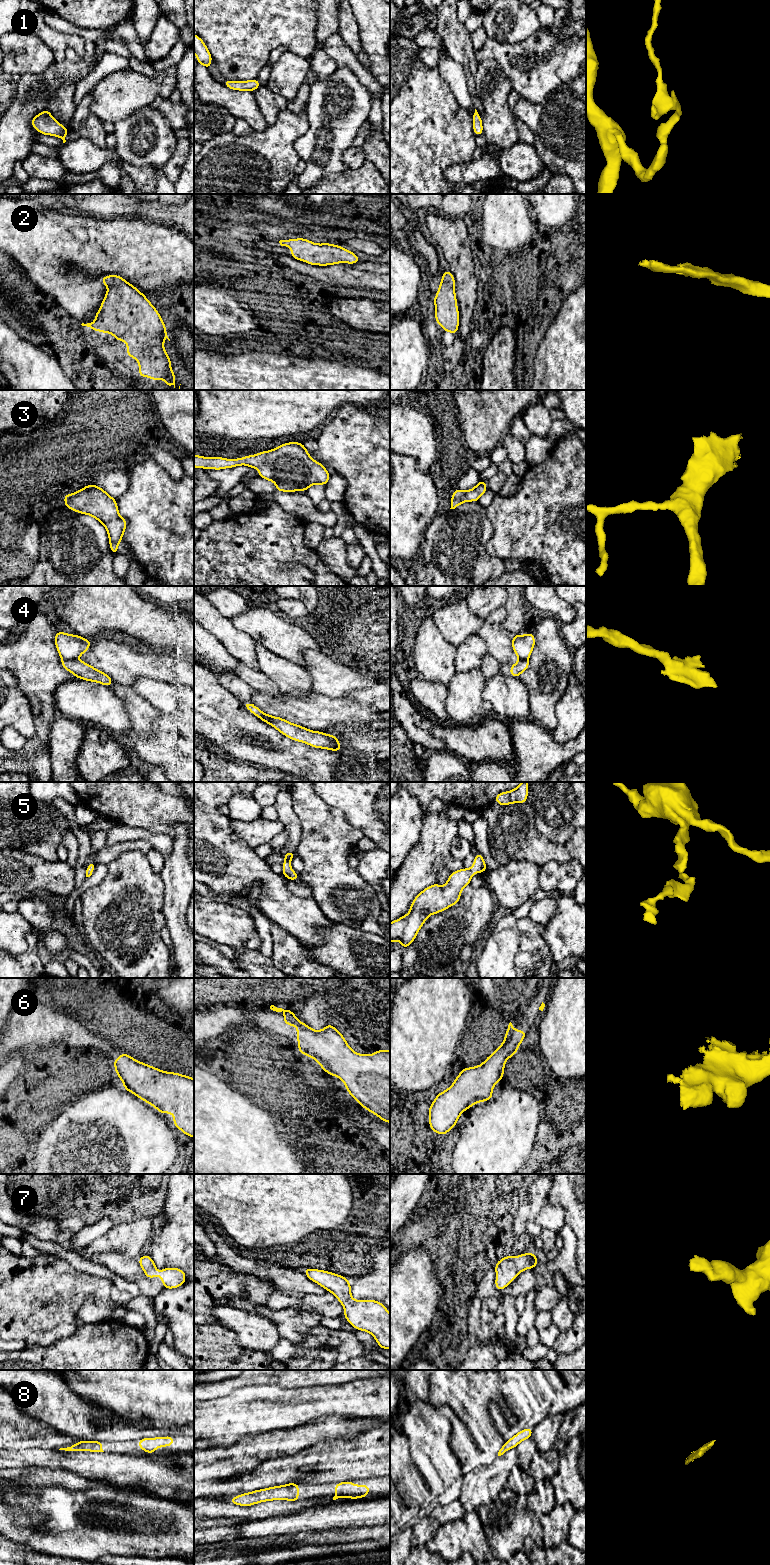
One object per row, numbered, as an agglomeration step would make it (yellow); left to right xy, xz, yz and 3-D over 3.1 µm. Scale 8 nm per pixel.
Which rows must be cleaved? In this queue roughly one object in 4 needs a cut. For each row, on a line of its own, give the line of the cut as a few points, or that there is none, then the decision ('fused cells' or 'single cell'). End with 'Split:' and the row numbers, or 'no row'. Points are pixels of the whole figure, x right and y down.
1: cut none; single cell
2: cut none; single cell
3: cut none; single cell
4: cut xy (62, 658), (75, 659); fused cells
5: cut none; single cell
6: cut none; single cell
7: cut none; single cell
8: cut none; single cell
Split: 4

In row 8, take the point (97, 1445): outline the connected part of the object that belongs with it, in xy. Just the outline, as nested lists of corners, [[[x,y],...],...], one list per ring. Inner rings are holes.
[[[81,1439],[80,1443],[74,1443],[70,1447],[67,1448],[60,1448],[59,1450],[65,1451],[91,1451],[91,1452],[104,1452],[102,1449],[102,1441],[84,1441]]]

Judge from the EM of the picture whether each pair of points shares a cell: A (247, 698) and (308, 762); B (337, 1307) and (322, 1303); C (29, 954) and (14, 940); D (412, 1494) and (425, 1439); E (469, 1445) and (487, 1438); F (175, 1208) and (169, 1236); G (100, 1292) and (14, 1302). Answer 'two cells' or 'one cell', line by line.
A: two cells
B: one cell
C: two cells
D: two cells
E: two cells
F: one cell
G: one cell

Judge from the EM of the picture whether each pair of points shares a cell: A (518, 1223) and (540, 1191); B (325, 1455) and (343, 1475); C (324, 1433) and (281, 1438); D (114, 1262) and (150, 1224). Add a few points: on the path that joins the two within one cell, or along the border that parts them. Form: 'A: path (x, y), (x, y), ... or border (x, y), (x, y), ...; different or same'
A: path (524, 1215), (535, 1199); same
B: border (361, 1464), (337, 1470), (328, 1470); different
C: path (313, 1433), (301, 1438), (292, 1438); same
D: border (99, 1254), (120, 1251), (128, 1258), (136, 1258); different

